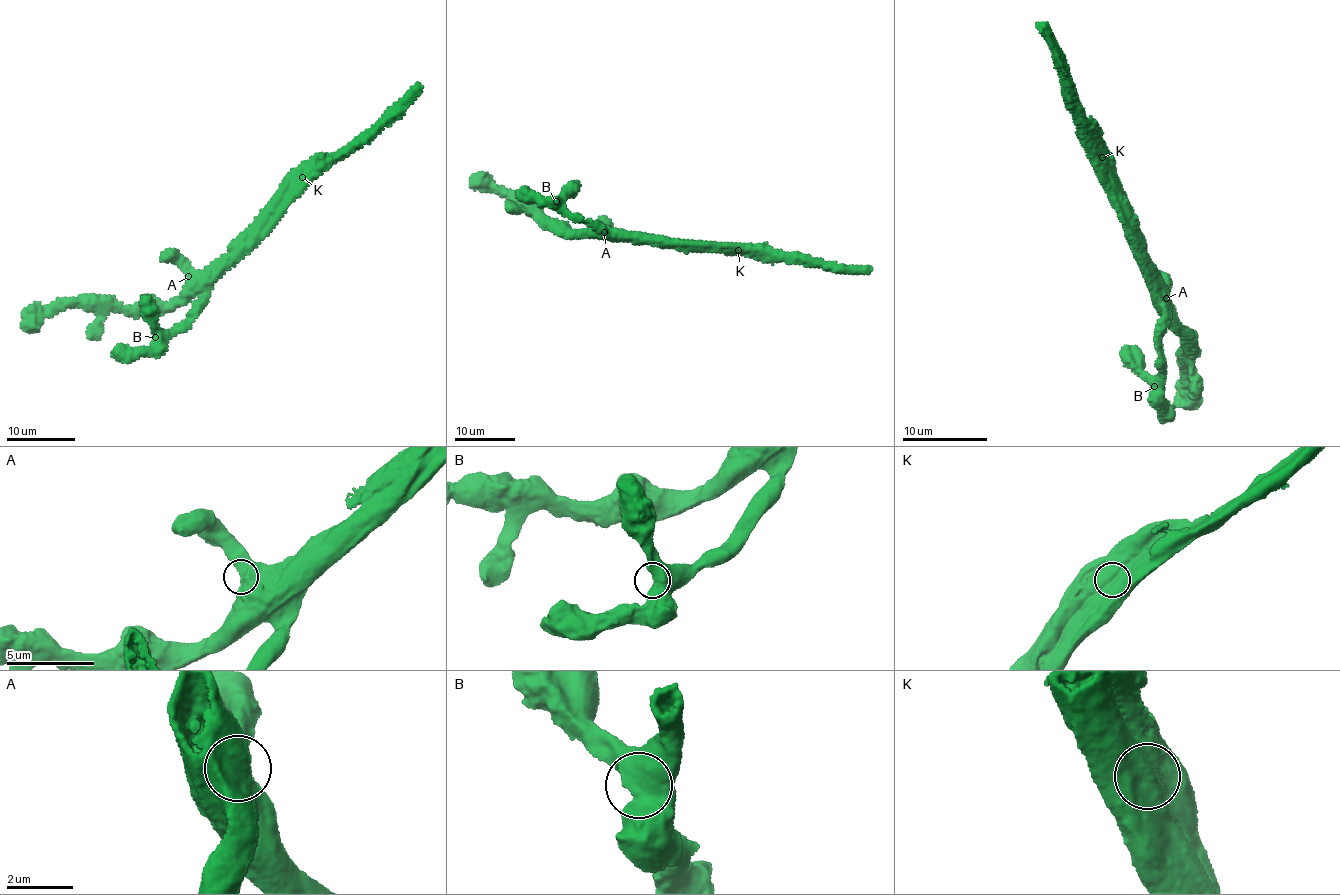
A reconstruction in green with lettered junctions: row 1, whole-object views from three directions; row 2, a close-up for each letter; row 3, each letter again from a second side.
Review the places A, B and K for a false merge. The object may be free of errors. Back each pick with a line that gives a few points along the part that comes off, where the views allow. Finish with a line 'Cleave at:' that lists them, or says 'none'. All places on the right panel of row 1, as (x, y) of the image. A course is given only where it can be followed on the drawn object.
K: (1101, 157), (1108, 159), (1143, 240), (1142, 259)
Cleave at: K

